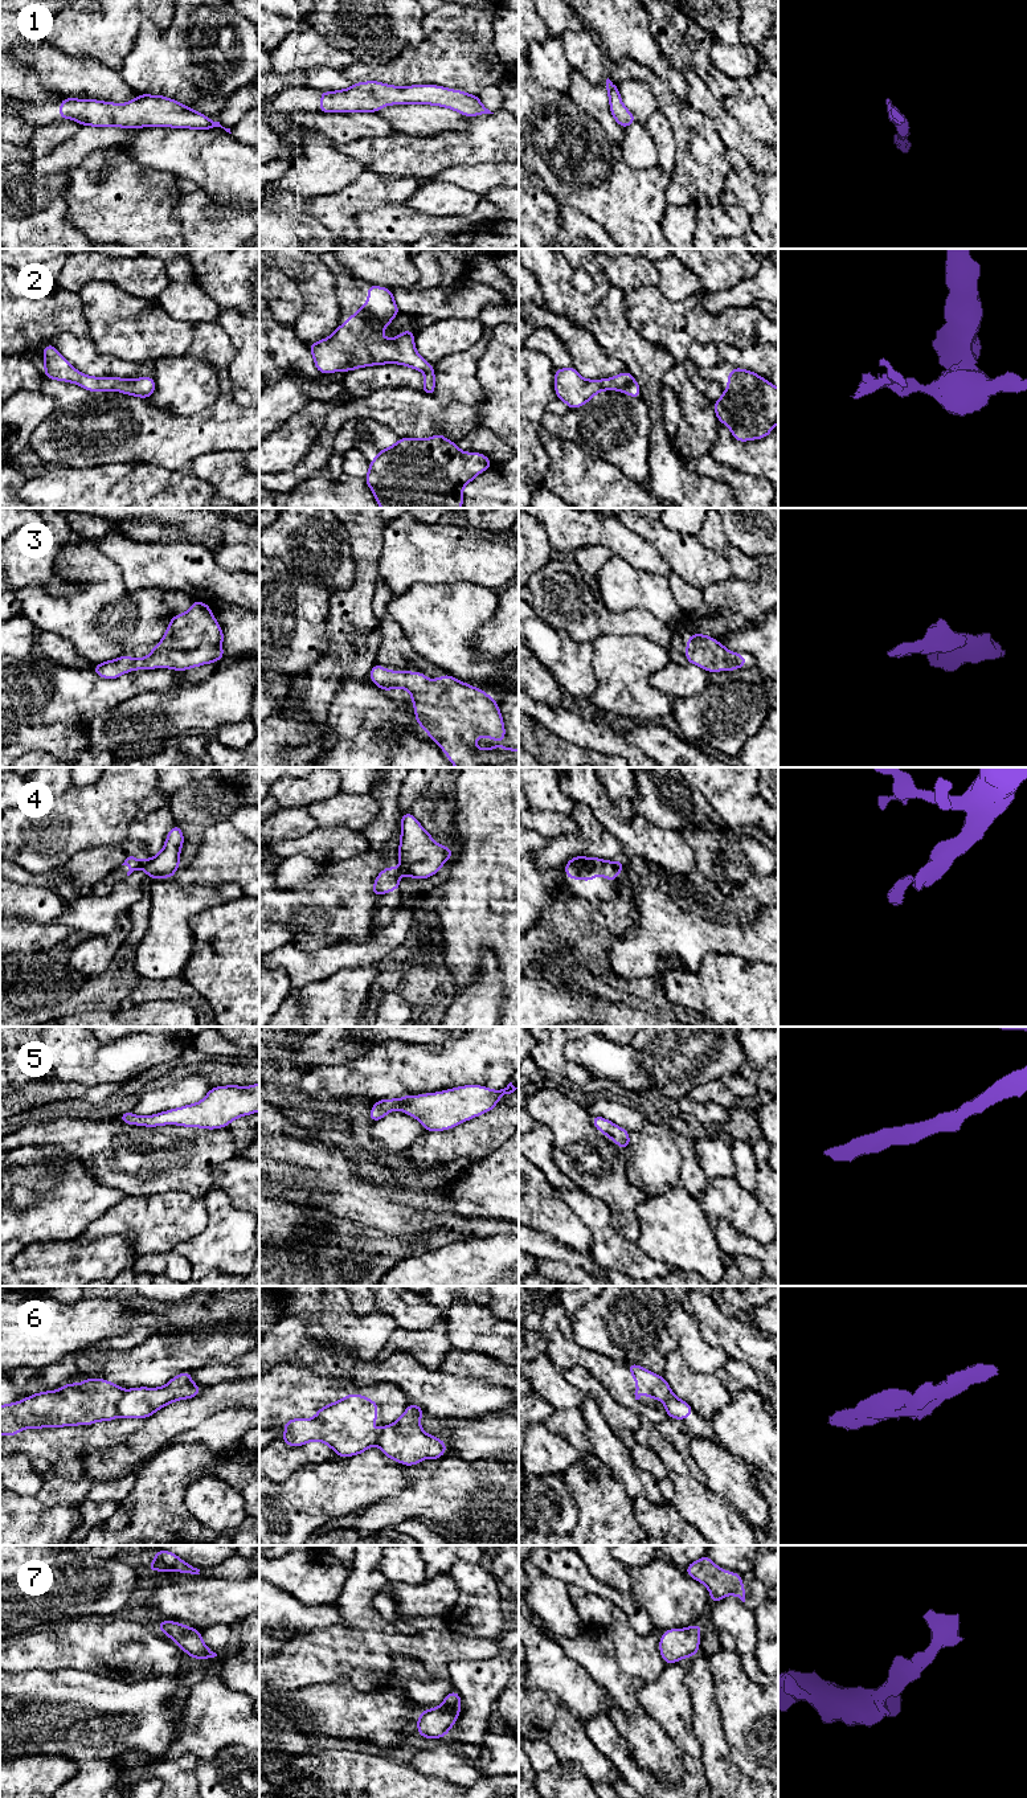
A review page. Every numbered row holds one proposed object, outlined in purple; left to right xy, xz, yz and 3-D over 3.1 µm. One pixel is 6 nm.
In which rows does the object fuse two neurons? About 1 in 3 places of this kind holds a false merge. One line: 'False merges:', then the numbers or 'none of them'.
False merges: 4, 6

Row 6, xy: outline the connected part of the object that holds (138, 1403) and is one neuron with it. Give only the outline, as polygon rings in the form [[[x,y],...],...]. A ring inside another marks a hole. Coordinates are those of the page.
[[[183,1372],[161,1388],[132,1388],[124,1391],[119,1404],[119,1418],[147,1418],[163,1406],[177,1401],[192,1398],[201,1388],[191,1381],[193,1372]]]

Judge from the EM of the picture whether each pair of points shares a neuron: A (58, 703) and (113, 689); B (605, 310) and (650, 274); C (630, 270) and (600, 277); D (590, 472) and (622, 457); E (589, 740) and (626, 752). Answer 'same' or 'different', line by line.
A: same
B: different
C: same
D: different
E: same

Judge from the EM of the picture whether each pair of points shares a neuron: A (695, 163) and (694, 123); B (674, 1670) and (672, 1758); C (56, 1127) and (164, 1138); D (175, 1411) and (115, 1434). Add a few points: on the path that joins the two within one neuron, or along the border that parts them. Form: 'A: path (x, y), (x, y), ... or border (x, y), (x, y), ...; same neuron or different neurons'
A: path (695, 154), (694, 132); same neuron
B: border (653, 1717), (687, 1757); different neurons
C: path (82, 1138), (94, 1142), (130, 1142), (138, 1139); same neuron
D: border (143, 1418), (143, 1425), (119, 1444); different neurons

